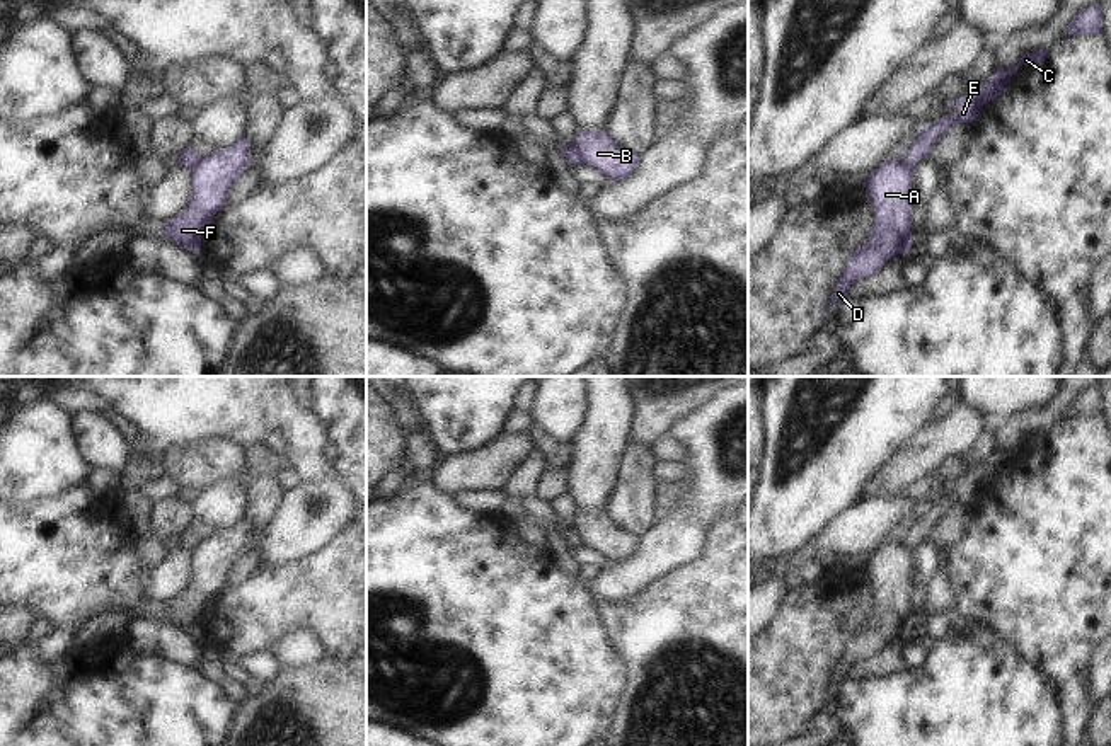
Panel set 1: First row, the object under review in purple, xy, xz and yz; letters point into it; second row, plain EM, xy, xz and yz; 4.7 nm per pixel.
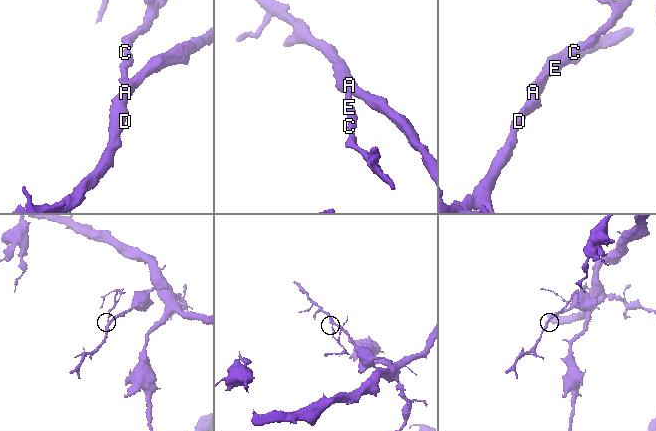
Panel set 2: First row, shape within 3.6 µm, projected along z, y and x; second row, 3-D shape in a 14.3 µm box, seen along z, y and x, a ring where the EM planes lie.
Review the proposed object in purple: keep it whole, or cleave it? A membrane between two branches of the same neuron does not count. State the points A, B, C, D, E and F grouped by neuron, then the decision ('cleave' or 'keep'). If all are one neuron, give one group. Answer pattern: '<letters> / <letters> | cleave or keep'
A B D F / C E | cleave

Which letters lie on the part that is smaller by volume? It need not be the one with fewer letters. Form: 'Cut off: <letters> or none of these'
Cut off: C, E

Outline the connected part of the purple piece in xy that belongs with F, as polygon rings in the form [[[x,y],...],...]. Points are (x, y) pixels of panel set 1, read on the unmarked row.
[[[240,519],[233,528],[215,531],[191,550],[191,579],[181,594],[165,603],[162,618],[199,635],[203,610],[227,584],[233,562],[250,548],[250,525]]]

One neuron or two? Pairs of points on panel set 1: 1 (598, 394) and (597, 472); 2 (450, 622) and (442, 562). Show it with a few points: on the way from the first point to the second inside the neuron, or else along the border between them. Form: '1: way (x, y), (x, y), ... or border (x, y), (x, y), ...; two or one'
1: way (598, 413), (597, 453); one
2: way (442, 607), (442, 578); one

